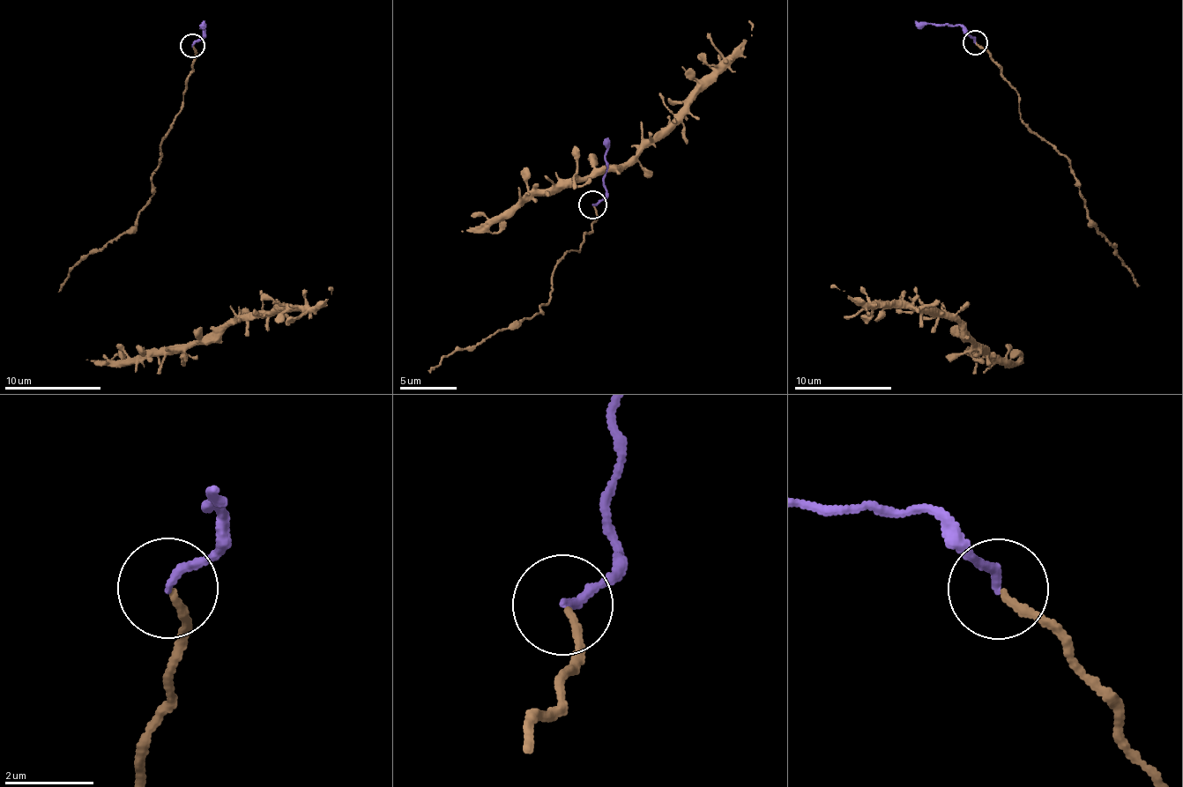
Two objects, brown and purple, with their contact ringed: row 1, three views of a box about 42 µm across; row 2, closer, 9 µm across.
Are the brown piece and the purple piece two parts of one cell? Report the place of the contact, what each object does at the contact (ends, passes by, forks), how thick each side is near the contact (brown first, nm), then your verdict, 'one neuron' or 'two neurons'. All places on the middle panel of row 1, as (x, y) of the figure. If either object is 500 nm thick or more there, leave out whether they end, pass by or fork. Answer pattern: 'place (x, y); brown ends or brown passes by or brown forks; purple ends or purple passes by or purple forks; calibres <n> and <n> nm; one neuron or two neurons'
place (592, 204); brown ends; purple ends; calibres 180 and 200 nm; one neuron

